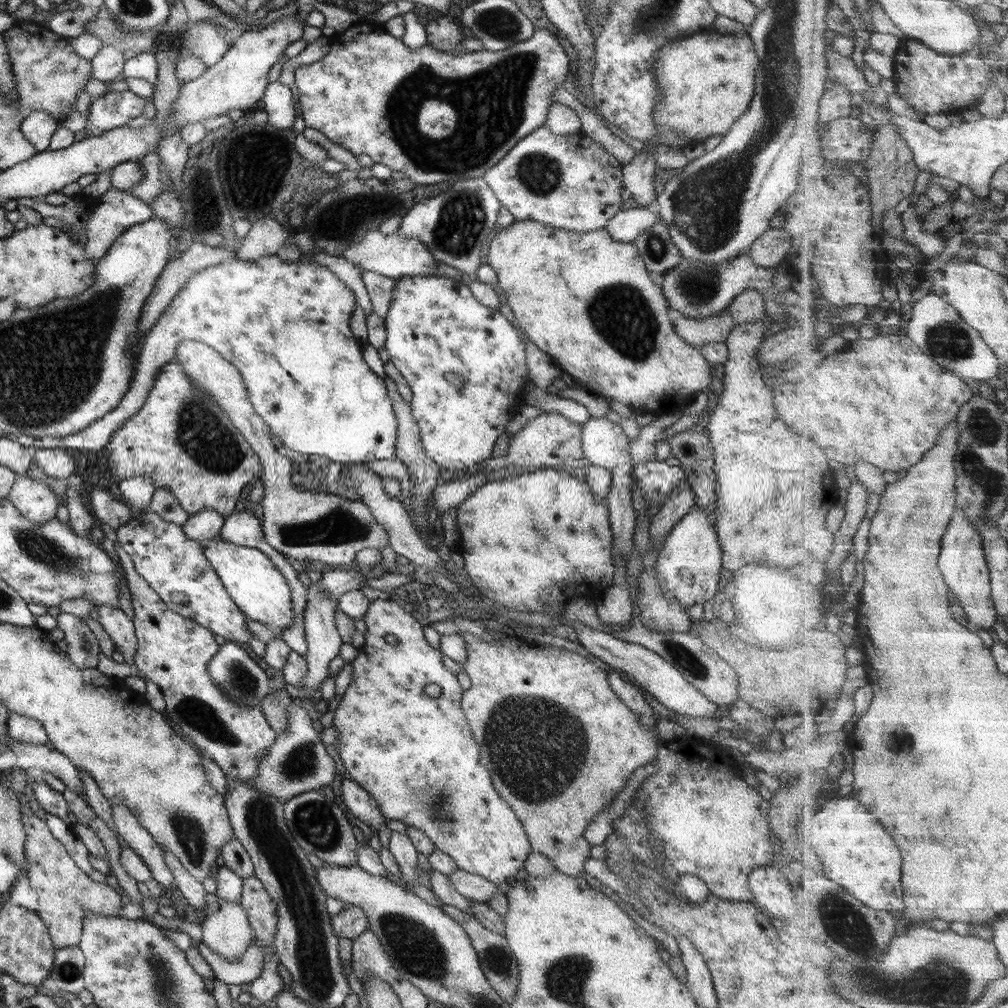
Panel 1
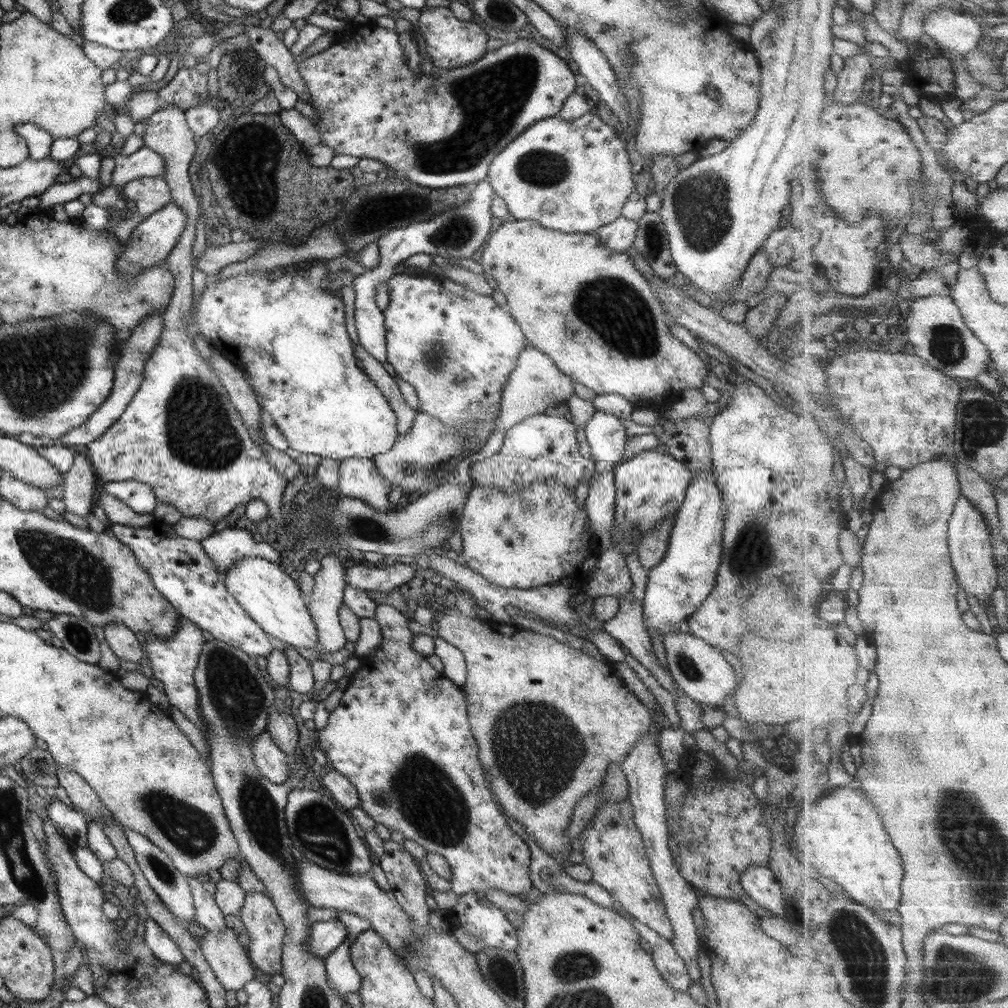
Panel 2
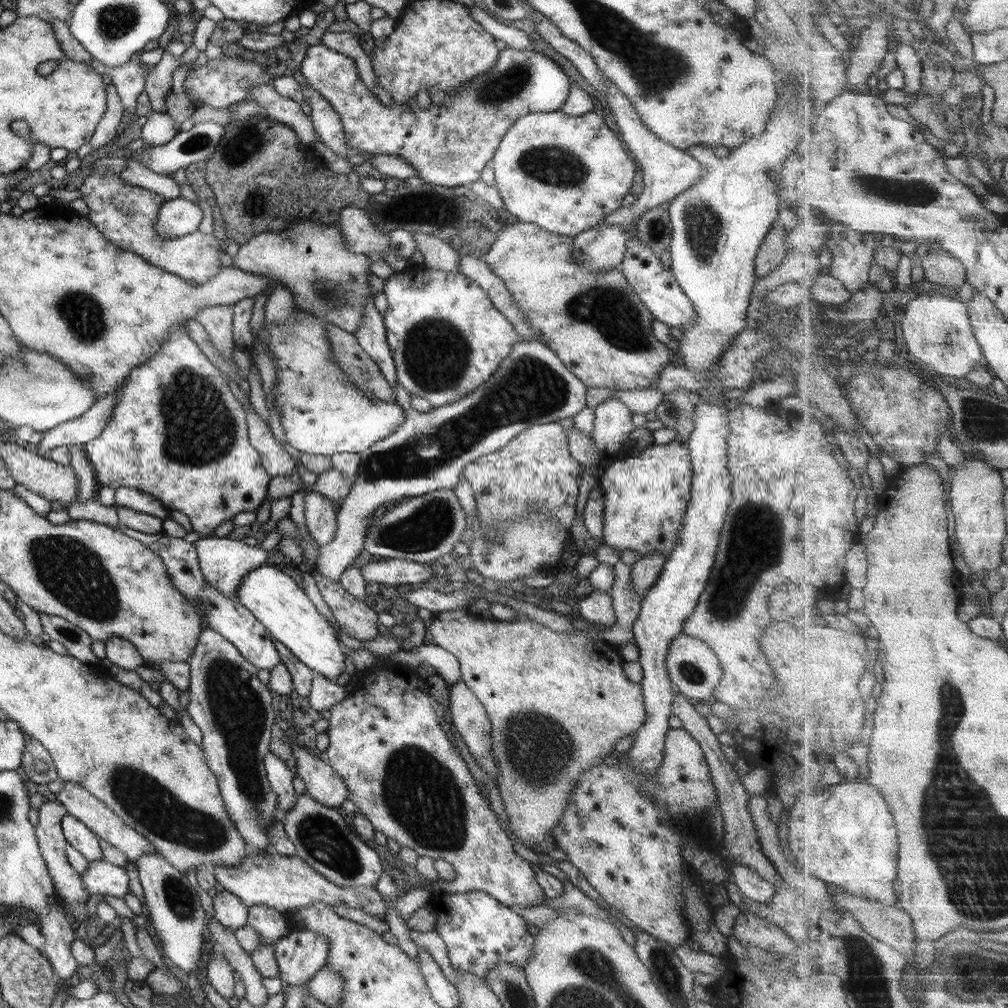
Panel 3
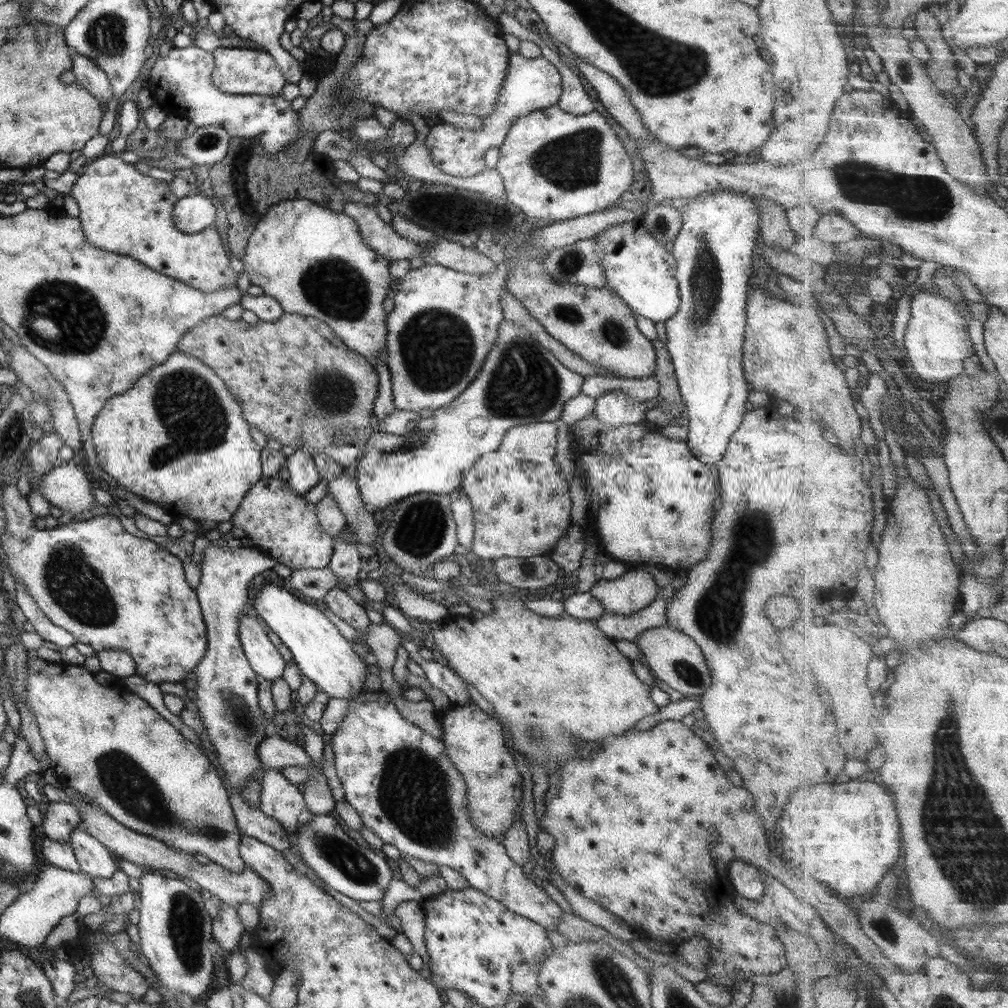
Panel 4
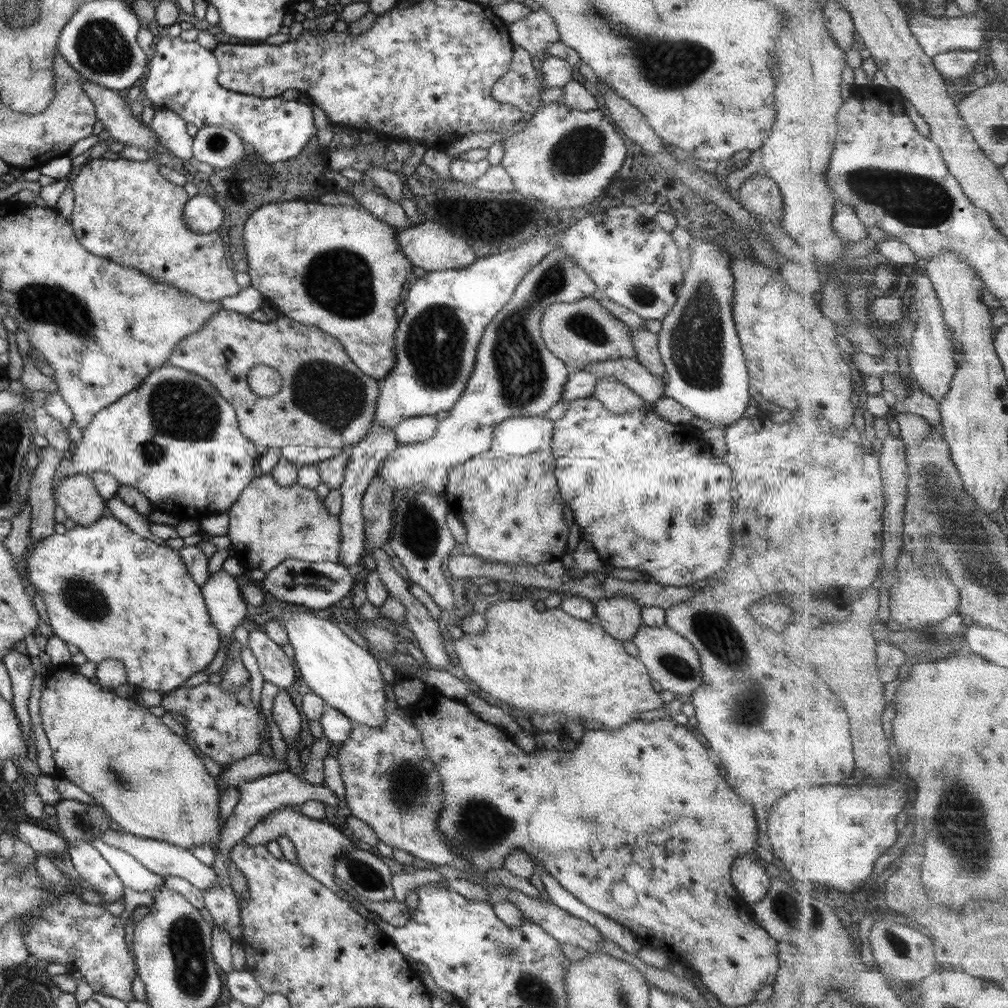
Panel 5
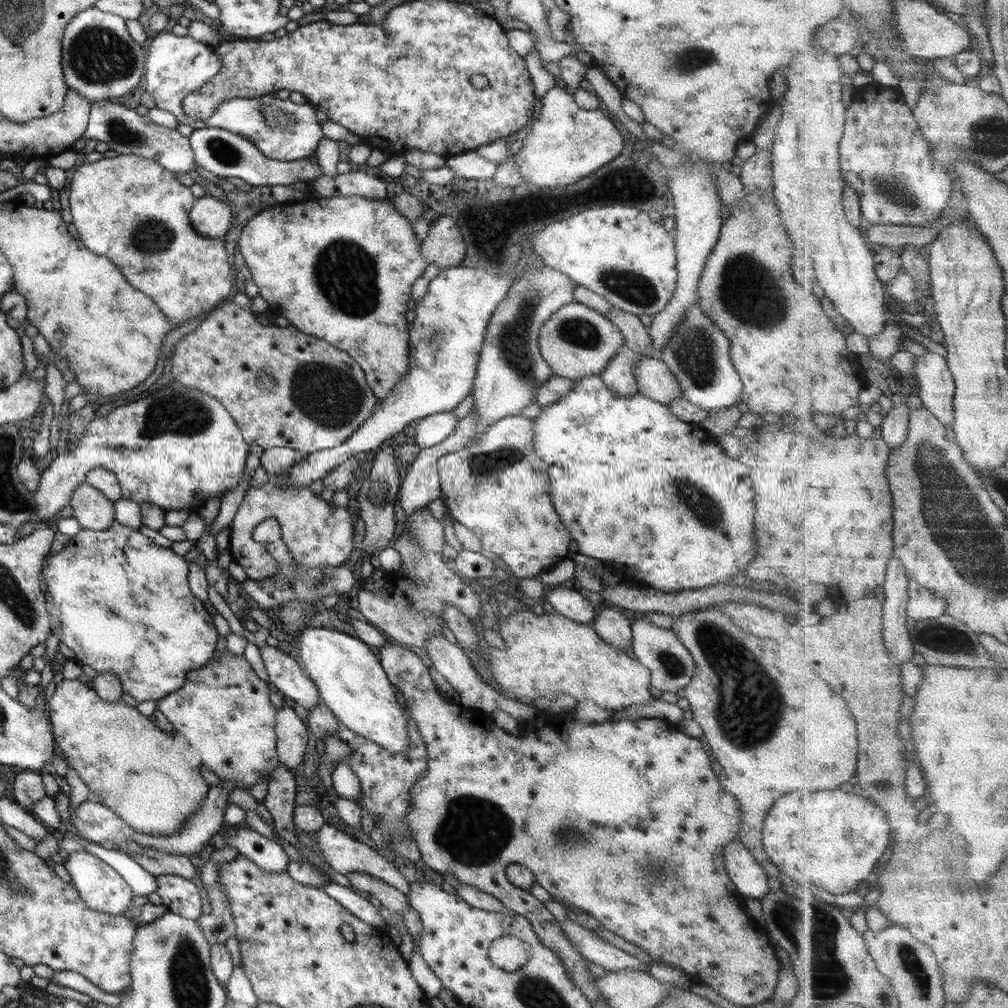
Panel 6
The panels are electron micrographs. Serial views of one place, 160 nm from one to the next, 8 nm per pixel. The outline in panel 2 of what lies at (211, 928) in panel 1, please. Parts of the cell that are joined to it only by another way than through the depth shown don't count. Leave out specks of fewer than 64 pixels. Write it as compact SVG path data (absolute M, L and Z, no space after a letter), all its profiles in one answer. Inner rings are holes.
M226 928L223 932L218 932L218 934L207 932L200 939L199 944L203 957L205 957L205 961L211 967L217 982L223 986L226 992L241 990L245 981L253 979L254 968L247 957L243 939L235 935L231 929Z

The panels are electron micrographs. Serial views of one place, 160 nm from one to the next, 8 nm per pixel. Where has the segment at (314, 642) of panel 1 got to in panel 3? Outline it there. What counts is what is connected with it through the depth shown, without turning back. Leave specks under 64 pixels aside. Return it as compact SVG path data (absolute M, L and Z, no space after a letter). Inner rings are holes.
M521 339L511 346L509 354L499 362L499 368L471 391L465 398L432 408L427 413L419 413L410 406L410 395L397 384L393 387L396 405L403 408L405 419L395 432L376 440L370 447L363 449L358 455L359 471L352 488L342 502L336 506L336 529L334 537L318 547L318 559L315 570L326 579L337 581L339 575L353 563L353 558L359 556L364 548L364 540L368 520L377 506L391 506L399 498L421 496L434 491L452 490L462 478L466 464L477 460L480 456L491 454L503 448L514 436L524 428L537 424L557 423L564 418L572 418L586 408L586 387L561 364L550 349L540 346L538 342Z

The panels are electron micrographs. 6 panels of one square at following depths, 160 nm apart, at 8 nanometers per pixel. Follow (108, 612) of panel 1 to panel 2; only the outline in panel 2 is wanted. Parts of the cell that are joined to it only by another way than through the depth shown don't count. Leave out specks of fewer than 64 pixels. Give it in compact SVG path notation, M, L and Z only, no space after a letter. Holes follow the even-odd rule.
M113 623L103 627L104 641L119 660L139 663L141 649L134 632L123 627L123 623Z

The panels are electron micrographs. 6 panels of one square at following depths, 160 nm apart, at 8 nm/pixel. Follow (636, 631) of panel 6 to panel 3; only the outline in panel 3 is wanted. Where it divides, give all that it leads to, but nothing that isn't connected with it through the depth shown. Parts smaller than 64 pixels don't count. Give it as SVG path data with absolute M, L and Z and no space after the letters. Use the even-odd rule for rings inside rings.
M679 633L679 636L670 640L665 664L668 679L672 682L673 687L688 700L699 707L704 707L705 703L712 698L713 689L722 675L719 661L709 647L691 635Z

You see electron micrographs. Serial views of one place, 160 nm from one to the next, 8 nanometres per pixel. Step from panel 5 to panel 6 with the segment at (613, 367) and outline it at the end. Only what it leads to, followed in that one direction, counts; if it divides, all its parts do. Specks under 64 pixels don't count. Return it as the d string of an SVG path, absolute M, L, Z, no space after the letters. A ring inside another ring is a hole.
M643 357L635 362L633 376L638 392L661 405L681 397L682 390L663 361L655 357Z

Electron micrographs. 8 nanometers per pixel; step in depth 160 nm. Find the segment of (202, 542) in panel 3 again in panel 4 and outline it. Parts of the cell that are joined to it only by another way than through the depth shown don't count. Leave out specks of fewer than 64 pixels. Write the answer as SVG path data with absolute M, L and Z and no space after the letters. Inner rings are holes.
M208 544L202 550L200 558L200 581L194 588L197 600L202 612L202 620L206 627L206 651L204 657L193 670L193 677L196 680L197 688L195 699L189 702L189 706L201 718L203 728L207 731L209 742L215 748L217 755L215 766L219 772L223 772L230 784L230 787L240 796L240 788L248 781L259 779L257 746L266 737L264 714L257 704L257 676L249 666L244 655L242 644L238 637L237 621L243 615L243 604L248 602L247 586L254 577L261 574L263 570L271 569L275 564L274 560L263 556L253 548L240 546L231 550L227 546L214 546Z

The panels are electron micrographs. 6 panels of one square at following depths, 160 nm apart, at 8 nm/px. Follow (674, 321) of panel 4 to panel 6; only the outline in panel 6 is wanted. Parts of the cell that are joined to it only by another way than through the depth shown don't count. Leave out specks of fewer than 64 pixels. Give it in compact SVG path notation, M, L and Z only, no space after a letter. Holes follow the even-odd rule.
M698 300L688 308L673 337L665 343L659 360L669 368L681 388L681 397L708 414L739 404L743 385L729 361L729 341L700 309Z

